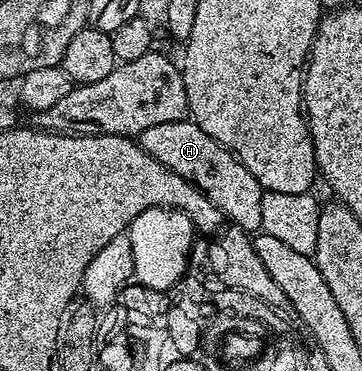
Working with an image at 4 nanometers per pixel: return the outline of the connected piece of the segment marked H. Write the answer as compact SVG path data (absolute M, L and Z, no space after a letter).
M192 119L147 127L147 131L140 135L139 144L147 155L159 159L163 167L192 183L220 211L226 222L234 221L238 230L249 235L262 228L265 190L259 179L243 167L241 160L230 149L224 149L218 141L211 139L211 135L207 135L207 131L203 131L203 127L196 125Z

